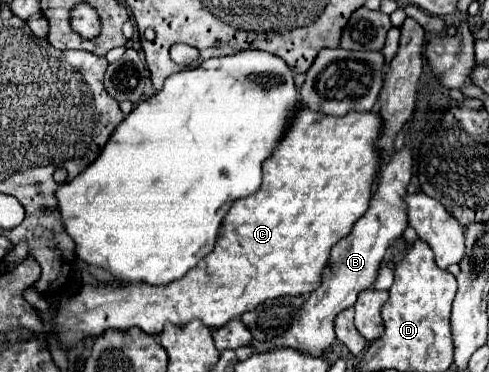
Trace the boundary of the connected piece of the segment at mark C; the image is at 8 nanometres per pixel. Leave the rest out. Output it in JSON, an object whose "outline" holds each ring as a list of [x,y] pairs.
{"outline":[[[297,107],[295,113],[291,115],[287,127],[285,127],[285,135],[279,139],[277,147],[273,149],[273,153],[263,161],[263,185],[257,193],[249,195],[249,197],[243,197],[243,199],[237,199],[233,203],[233,207],[229,209],[229,213],[225,215],[223,219],[223,225],[219,229],[219,237],[217,237],[217,243],[215,243],[215,251],[211,251],[209,255],[203,257],[203,261],[199,261],[183,279],[179,281],[173,281],[169,285],[147,285],[147,283],[137,283],[137,285],[111,285],[111,287],[83,287],[73,299],[67,299],[61,303],[59,307],[59,313],[55,317],[55,333],[59,335],[61,339],[61,345],[73,345],[77,339],[81,337],[87,337],[87,335],[101,335],[105,329],[129,329],[129,327],[139,327],[143,329],[145,333],[161,333],[165,323],[173,323],[173,325],[185,325],[189,323],[191,319],[201,319],[207,327],[221,327],[225,325],[227,321],[247,313],[247,311],[253,311],[257,305],[261,305],[263,301],[267,299],[277,299],[277,297],[283,297],[283,295],[307,295],[311,291],[315,291],[319,285],[321,285],[321,279],[323,279],[323,269],[327,267],[329,263],[329,253],[331,253],[331,247],[349,235],[353,223],[367,211],[367,199],[371,199],[371,185],[373,181],[377,179],[379,175],[379,165],[381,165],[381,151],[379,151],[379,139],[383,135],[383,119],[379,113],[373,113],[373,111],[365,111],[365,113],[359,113],[359,111],[349,111],[347,115],[343,117],[333,117],[333,115],[325,115],[321,112],[311,111],[307,107]]]}

